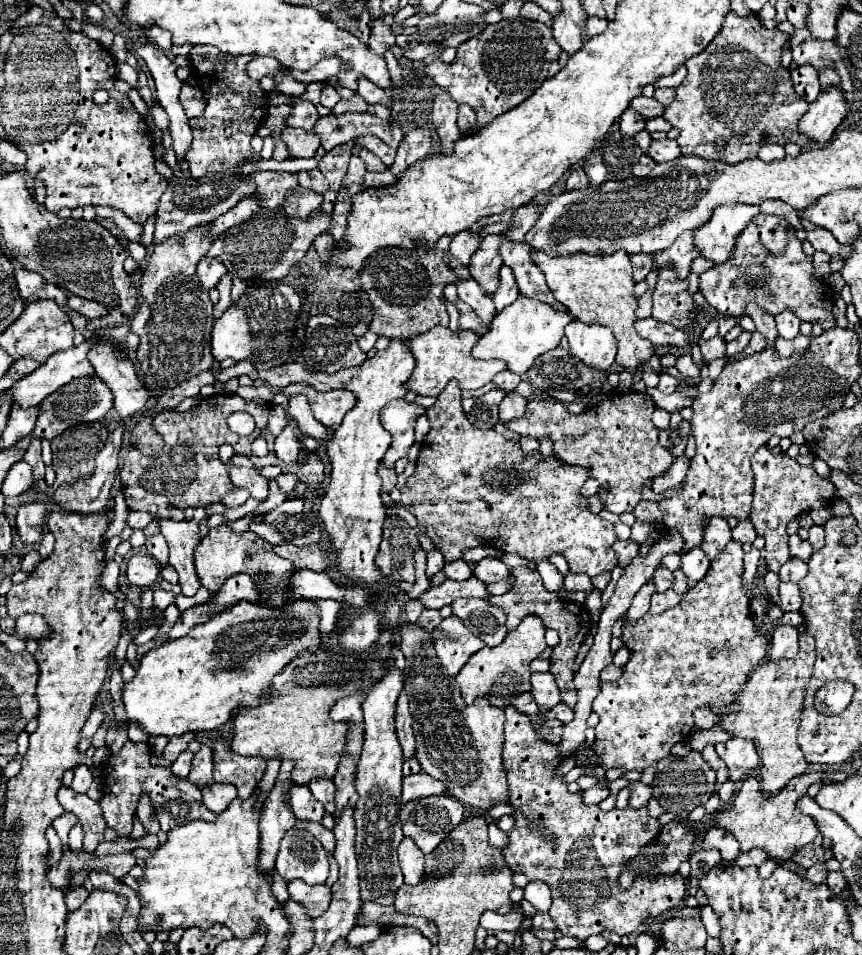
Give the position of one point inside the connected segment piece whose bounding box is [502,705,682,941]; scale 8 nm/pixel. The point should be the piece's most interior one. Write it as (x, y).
(578, 851)

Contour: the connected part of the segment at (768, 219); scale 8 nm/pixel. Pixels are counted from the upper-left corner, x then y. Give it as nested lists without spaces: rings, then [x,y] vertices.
[[[760,213],[752,219],[738,237],[734,257],[700,275],[700,291],[724,317],[742,317],[746,303],[756,301],[772,315],[790,307],[802,321],[818,321],[824,329],[836,325],[832,317],[830,289],[814,275],[812,257],[802,251],[794,227],[784,217]]]

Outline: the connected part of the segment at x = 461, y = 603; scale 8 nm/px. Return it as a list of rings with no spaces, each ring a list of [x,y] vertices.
[[[458,599],[452,603],[452,609],[488,647],[500,645],[508,635],[506,613],[484,599]]]

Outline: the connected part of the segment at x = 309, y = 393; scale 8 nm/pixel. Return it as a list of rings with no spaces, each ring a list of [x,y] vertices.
[[[292,383],[292,385],[284,387],[282,393],[286,397],[306,395],[314,417],[322,425],[332,427],[332,429],[338,429],[346,411],[350,411],[350,407],[354,407],[354,393],[346,391],[346,389],[334,389],[334,391],[328,391],[328,393],[320,393],[312,385]]]

